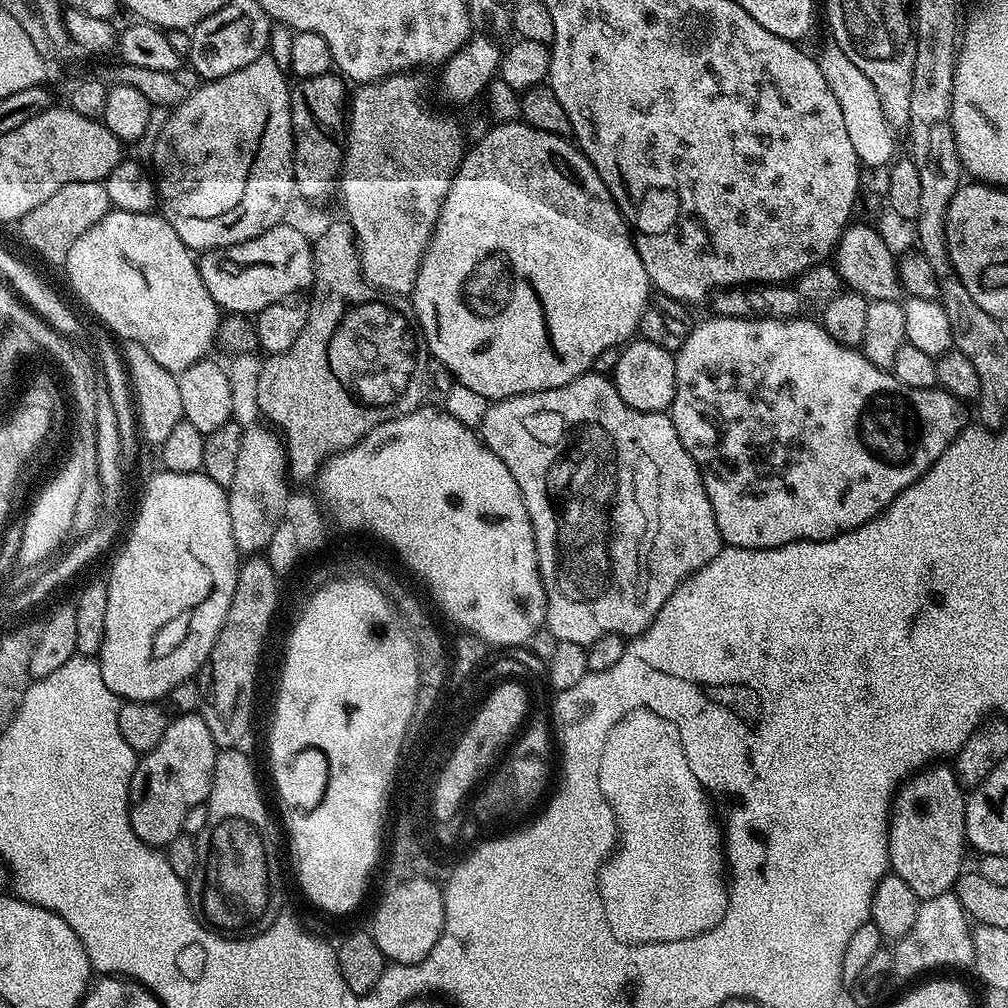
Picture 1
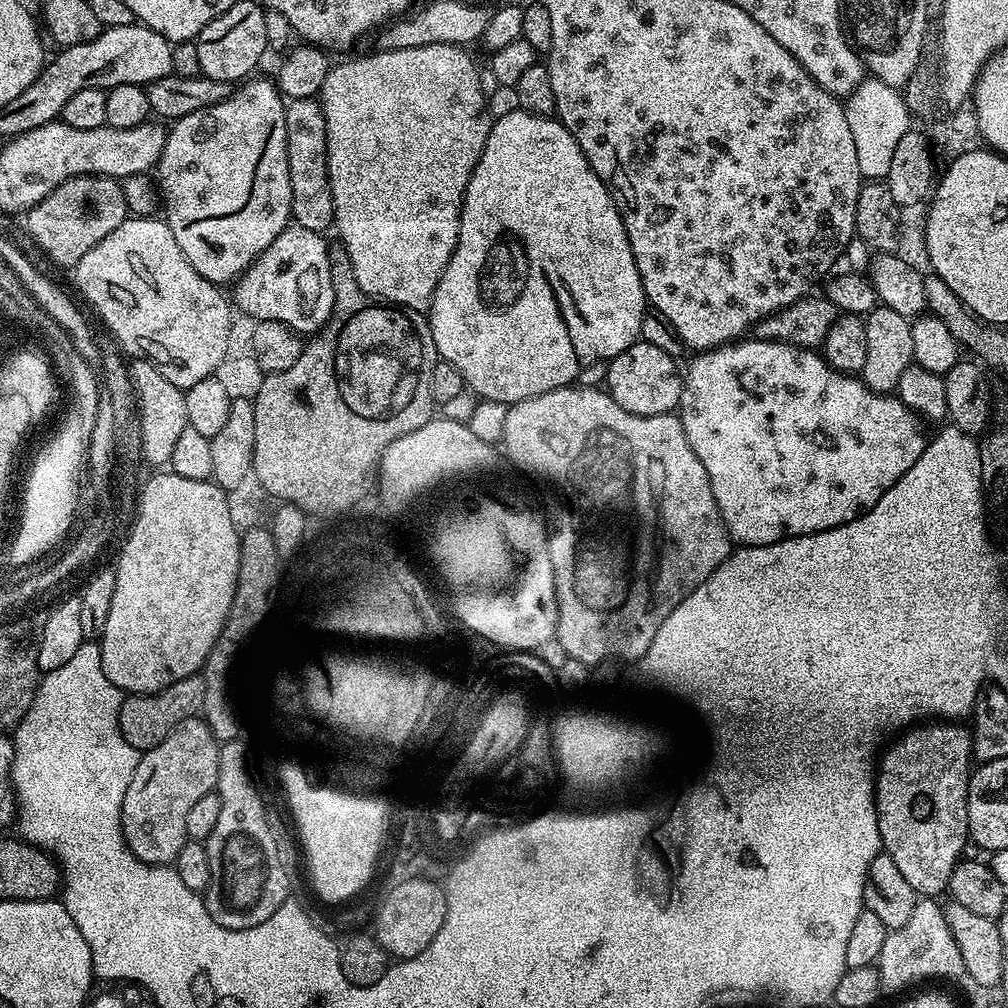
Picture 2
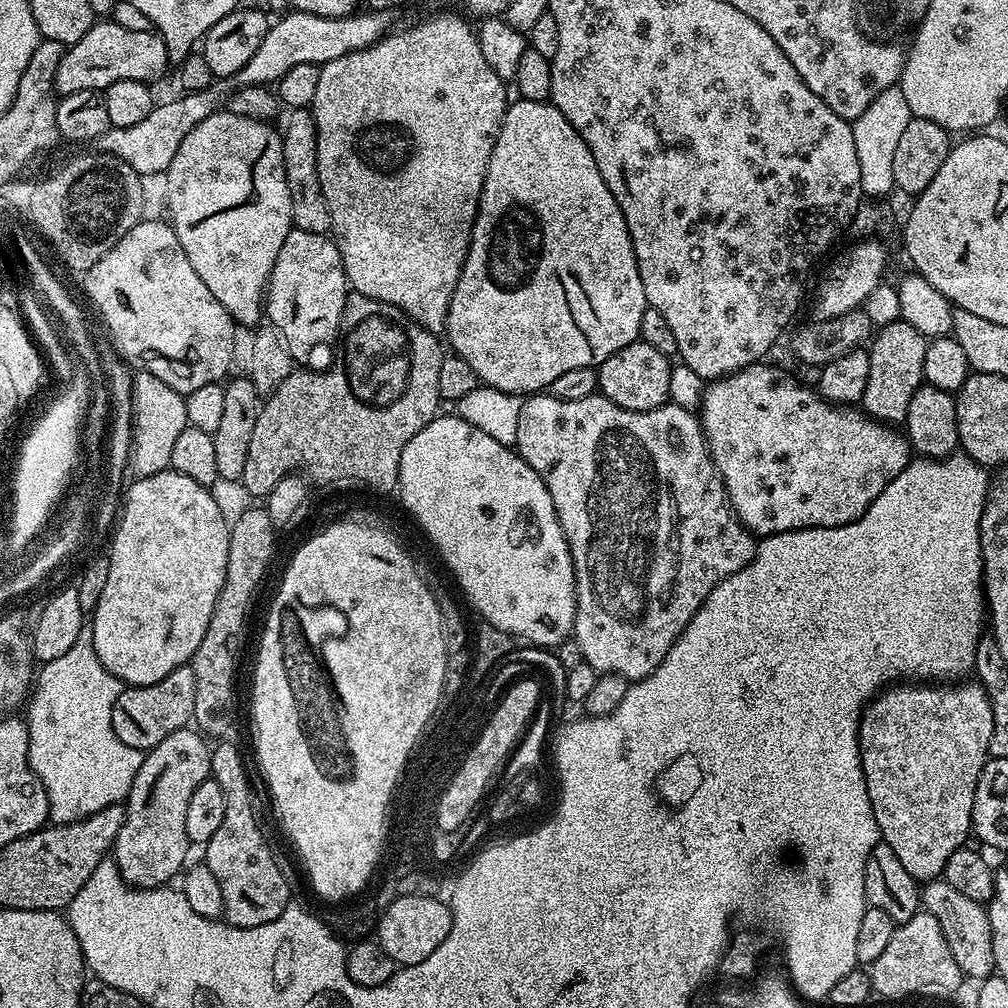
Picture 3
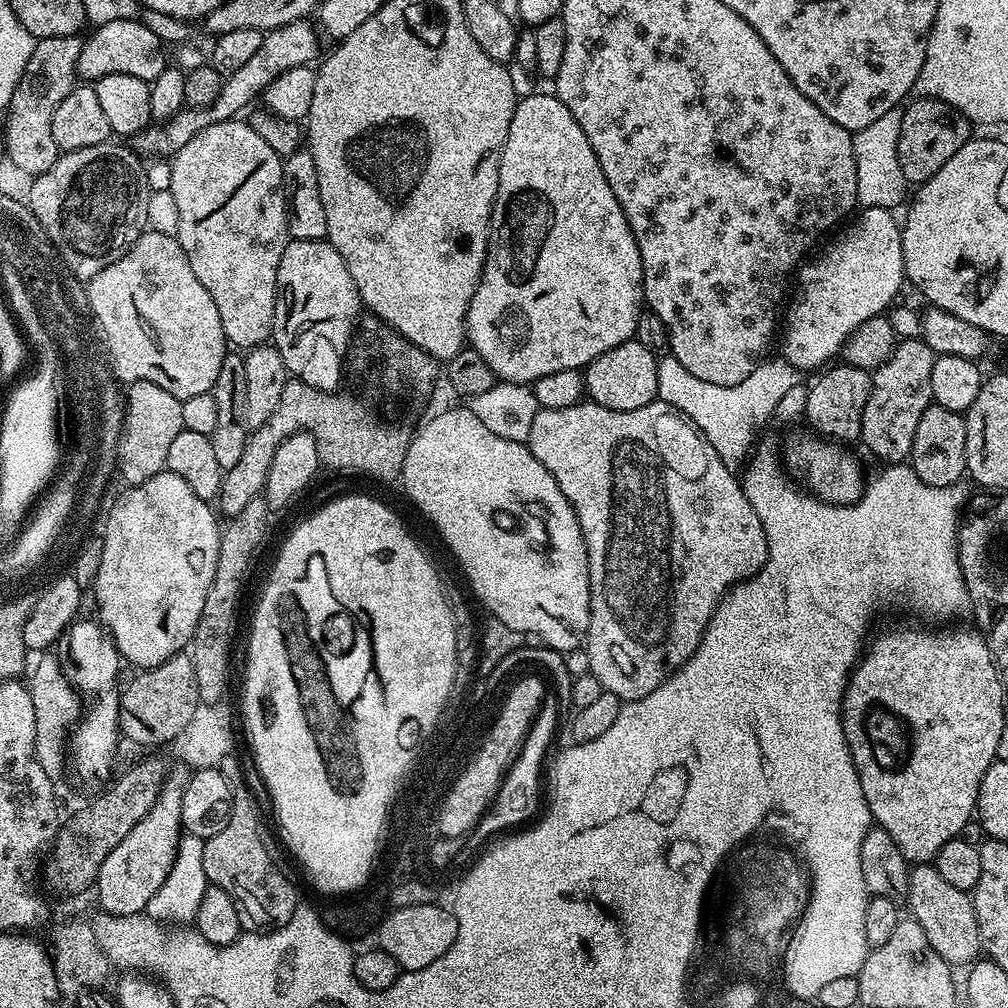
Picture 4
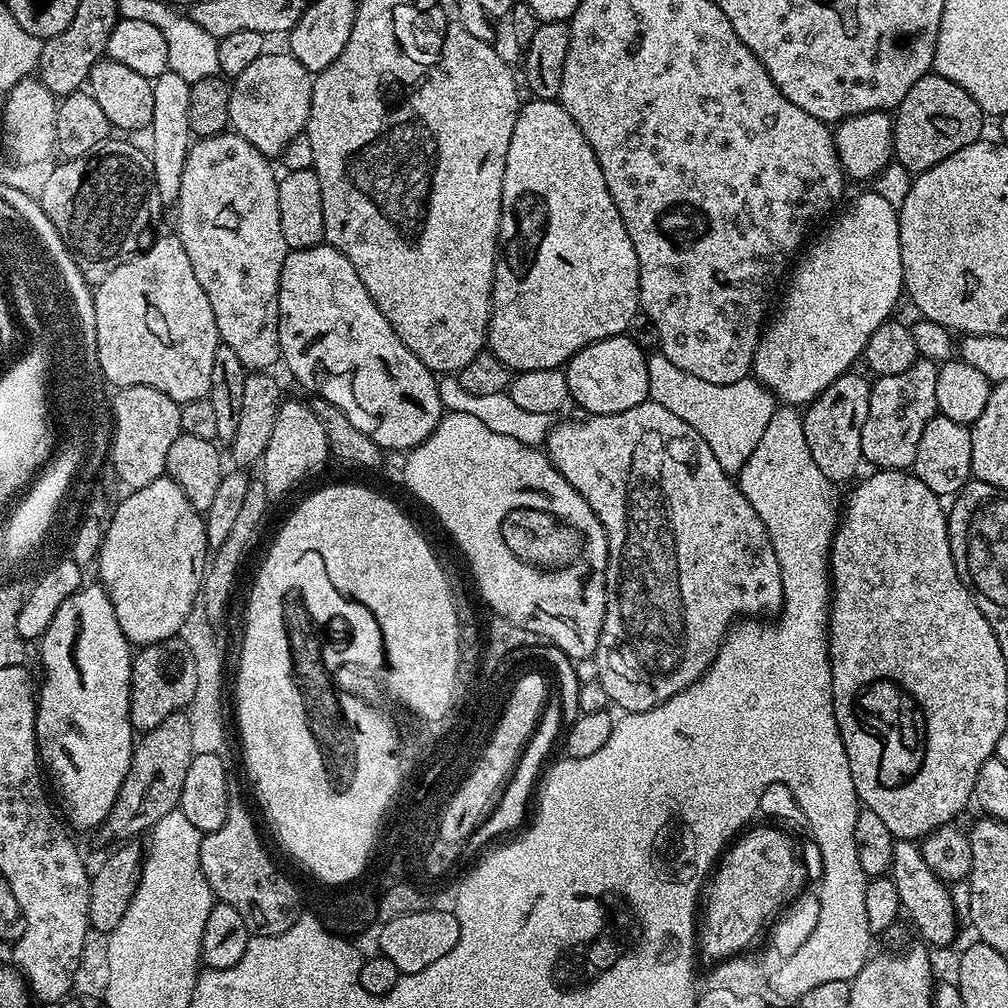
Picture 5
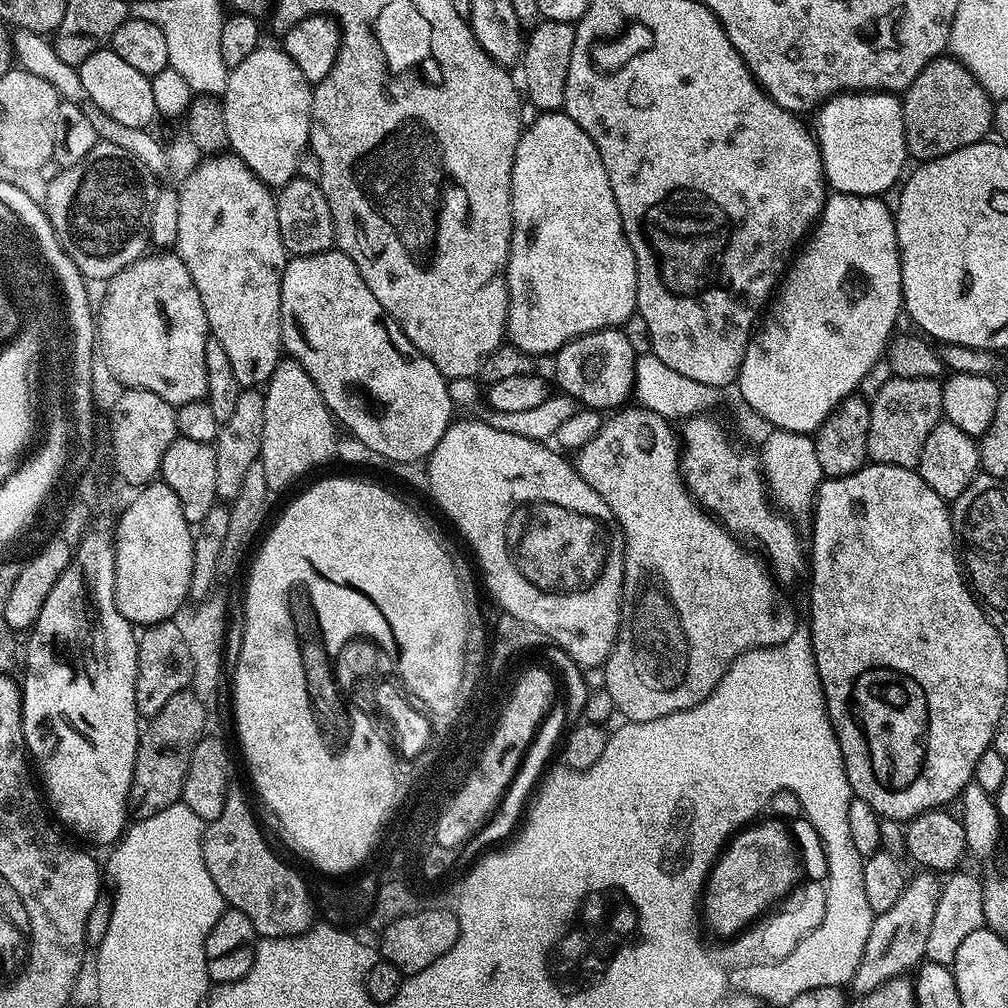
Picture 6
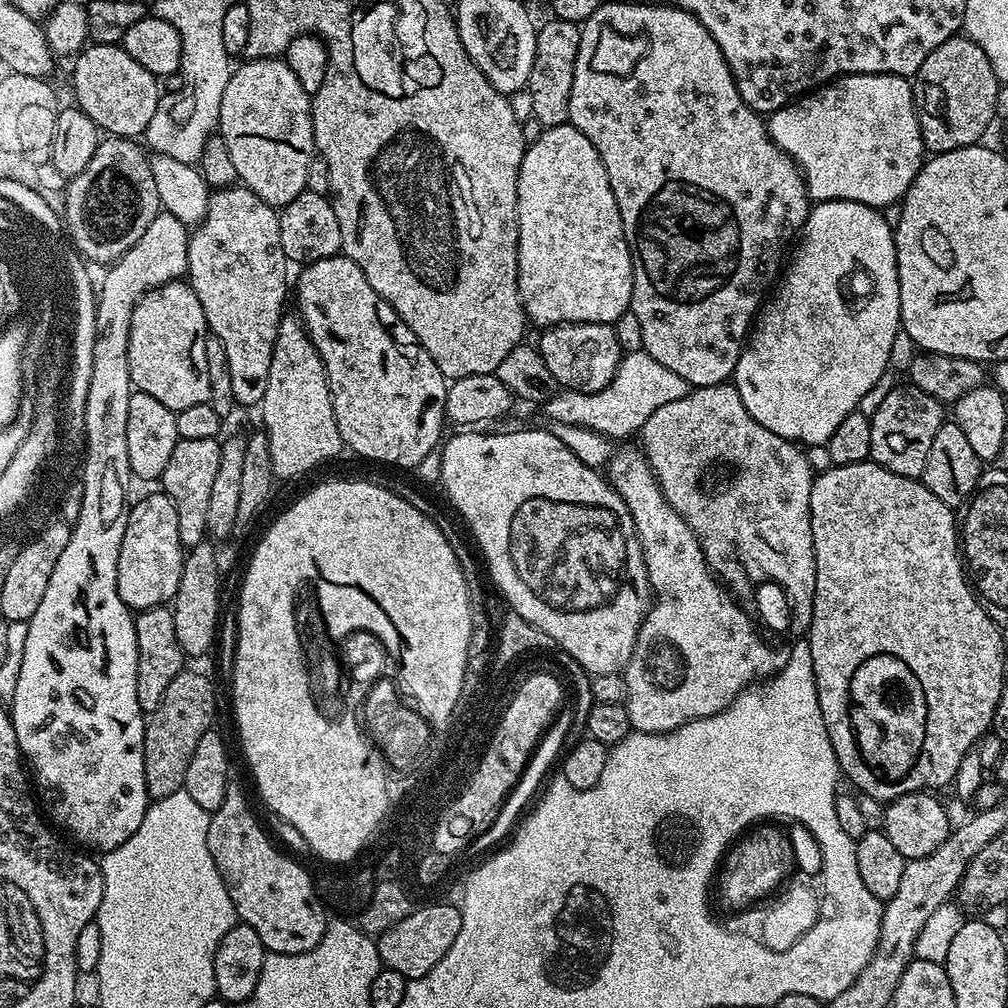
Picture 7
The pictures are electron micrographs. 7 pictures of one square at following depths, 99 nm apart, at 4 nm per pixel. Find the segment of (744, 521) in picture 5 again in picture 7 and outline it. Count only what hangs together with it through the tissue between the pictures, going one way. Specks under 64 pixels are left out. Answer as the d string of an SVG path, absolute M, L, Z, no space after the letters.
M617 447L606 465L606 479L624 499L634 518L654 597L654 603L644 615L638 630L634 654L622 670L628 695L628 717L637 732L673 732L690 722L718 714L732 705L743 688L782 671L788 661L789 649L772 649L756 633L751 618L712 577L708 569L711 568L710 562L704 557L700 540L662 494L656 475L639 447Z

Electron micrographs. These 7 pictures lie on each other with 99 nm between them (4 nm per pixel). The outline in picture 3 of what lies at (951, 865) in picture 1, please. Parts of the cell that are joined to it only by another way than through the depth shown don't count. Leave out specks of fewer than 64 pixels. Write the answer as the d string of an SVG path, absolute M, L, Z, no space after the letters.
M896 682L885 687L883 691L872 697L860 717L860 765L864 771L866 790L870 794L872 817L880 831L880 839L894 850L898 862L902 862L906 874L910 874L917 882L927 882L944 875L946 862L950 862L950 854L954 850L965 847L967 836L972 832L972 807L974 806L974 790L978 786L978 778L982 774L984 764L990 759L990 730L994 730L994 716L990 710L988 696L979 682Z

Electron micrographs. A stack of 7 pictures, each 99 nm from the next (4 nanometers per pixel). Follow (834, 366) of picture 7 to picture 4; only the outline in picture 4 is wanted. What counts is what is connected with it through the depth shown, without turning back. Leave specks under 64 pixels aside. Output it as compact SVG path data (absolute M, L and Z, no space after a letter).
M865 208L859 214L861 216L825 250L824 256L818 257L813 264L805 263L799 269L800 293L797 294L796 301L788 312L788 329L784 332L782 352L783 359L794 365L797 370L805 370L804 368L820 370L829 362L835 361L846 338L850 338L850 334L858 326L862 326L866 318L887 313L893 307L900 287L906 284L900 237L902 228L898 220L892 217L895 215L886 208Z

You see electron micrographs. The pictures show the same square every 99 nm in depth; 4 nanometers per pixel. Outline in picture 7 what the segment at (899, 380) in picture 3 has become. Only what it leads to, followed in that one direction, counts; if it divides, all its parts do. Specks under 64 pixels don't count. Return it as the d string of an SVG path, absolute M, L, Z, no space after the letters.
M897 386L882 401L882 406L870 417L870 459L894 474L913 478L923 477L926 454L930 454L930 442L934 434L946 423L945 405L921 388Z

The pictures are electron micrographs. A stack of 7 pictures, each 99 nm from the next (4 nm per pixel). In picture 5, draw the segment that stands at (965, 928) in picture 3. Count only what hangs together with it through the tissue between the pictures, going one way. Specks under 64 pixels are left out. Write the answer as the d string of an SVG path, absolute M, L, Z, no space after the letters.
M897 840L890 875L894 886L898 886L898 898L903 915L912 919L913 926L920 931L919 939L933 949L946 947L956 936L958 921L952 893L949 885L938 879L934 870L930 870L930 866L926 866L926 858L922 858L917 841Z

